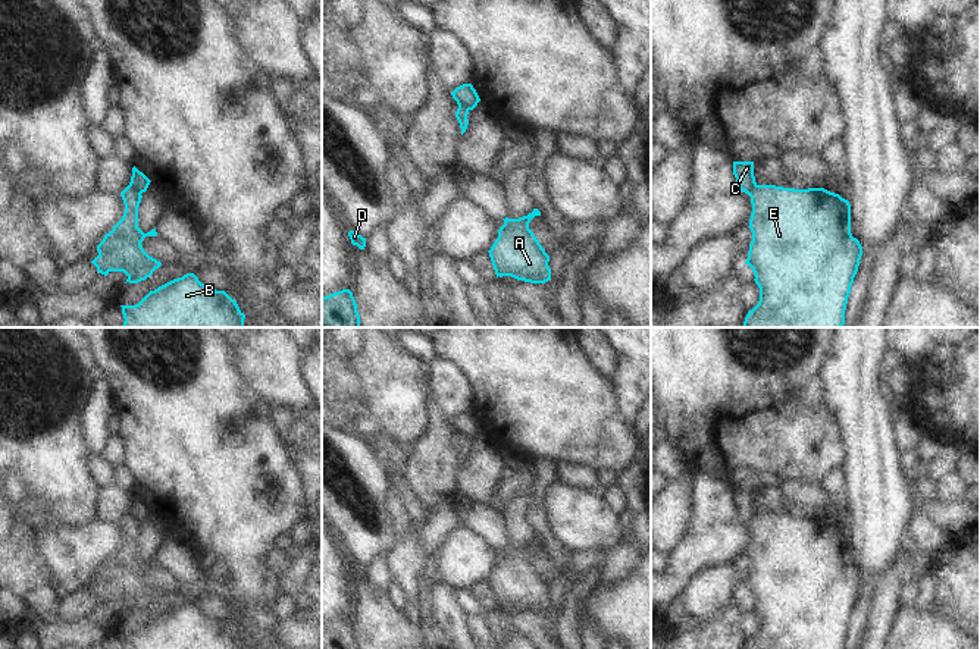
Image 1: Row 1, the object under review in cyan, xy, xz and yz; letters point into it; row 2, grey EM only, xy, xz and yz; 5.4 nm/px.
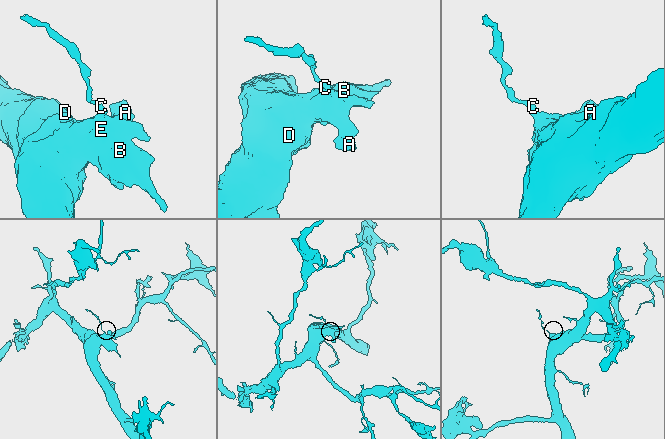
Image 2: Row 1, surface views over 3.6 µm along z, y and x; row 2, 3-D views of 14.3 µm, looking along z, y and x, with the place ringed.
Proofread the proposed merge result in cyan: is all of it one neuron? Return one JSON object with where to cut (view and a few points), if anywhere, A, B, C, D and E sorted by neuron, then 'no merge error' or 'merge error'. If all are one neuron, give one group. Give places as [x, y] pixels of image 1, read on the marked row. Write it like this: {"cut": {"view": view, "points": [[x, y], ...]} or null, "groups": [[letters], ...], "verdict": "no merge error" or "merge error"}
{"cut": {"view": "xy", "points": [[128, 185], [140, 194]]}, "groups": [["A", "B", "D", "E"], ["C"]], "verdict": "merge error"}

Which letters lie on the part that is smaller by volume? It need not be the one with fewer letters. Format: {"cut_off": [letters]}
{"cut_off": ["C"]}

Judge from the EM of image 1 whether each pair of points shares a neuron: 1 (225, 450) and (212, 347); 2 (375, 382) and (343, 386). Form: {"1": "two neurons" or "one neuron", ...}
{"1": "one neuron", "2": "two neurons"}

